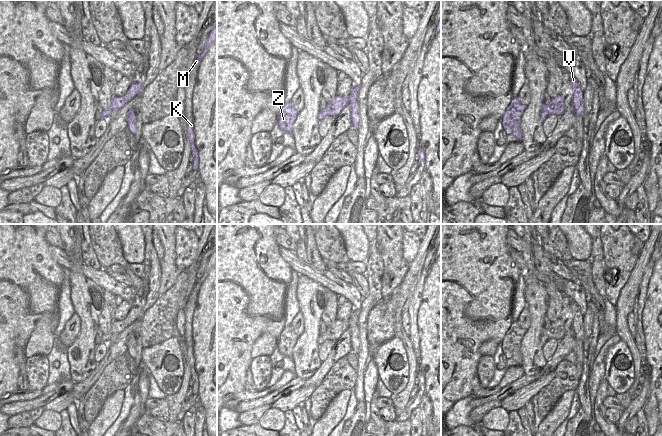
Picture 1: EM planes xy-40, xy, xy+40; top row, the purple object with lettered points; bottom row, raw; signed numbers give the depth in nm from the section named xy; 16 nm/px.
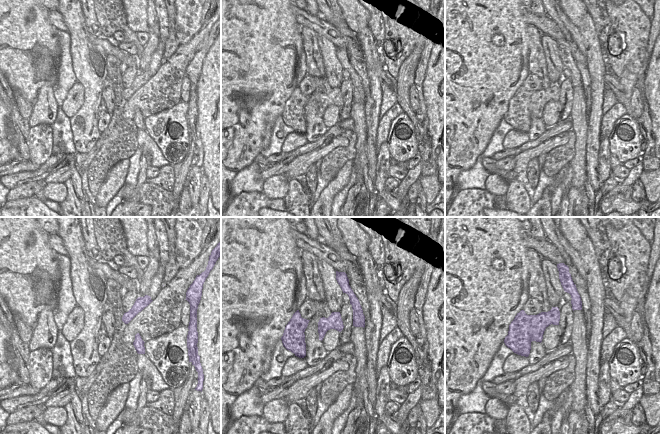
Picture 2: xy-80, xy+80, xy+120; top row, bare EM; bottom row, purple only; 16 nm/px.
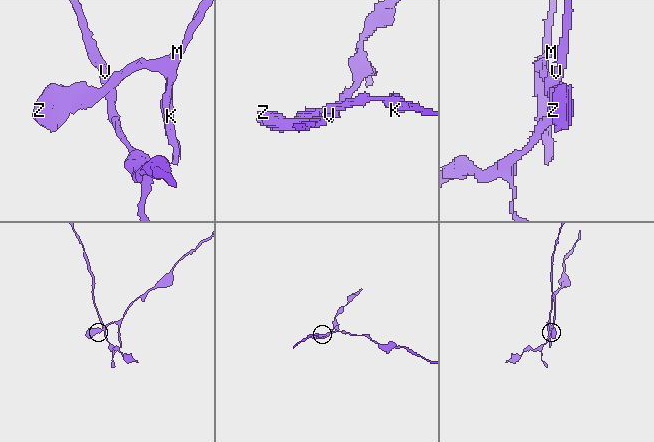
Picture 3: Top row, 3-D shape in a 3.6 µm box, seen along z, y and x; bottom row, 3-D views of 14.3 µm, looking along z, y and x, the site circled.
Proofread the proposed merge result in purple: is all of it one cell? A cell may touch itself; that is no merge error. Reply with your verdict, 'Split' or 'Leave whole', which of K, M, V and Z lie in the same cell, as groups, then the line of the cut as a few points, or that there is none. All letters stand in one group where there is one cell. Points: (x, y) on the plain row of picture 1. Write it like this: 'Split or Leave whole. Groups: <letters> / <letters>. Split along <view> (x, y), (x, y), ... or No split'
Split. Groups: K M Z / V. Split along xy (357, 321), (348, 328).

